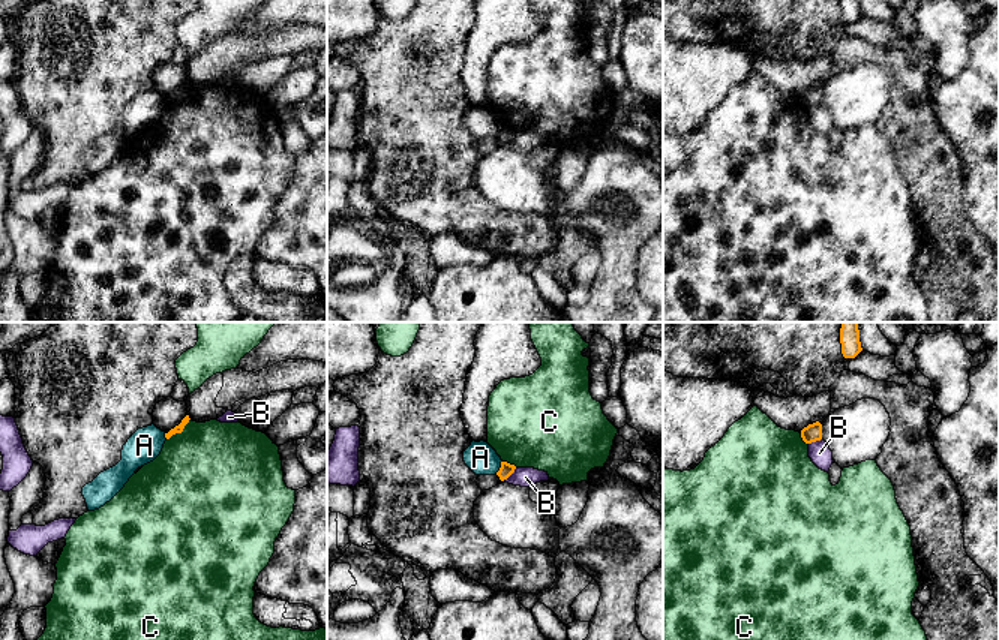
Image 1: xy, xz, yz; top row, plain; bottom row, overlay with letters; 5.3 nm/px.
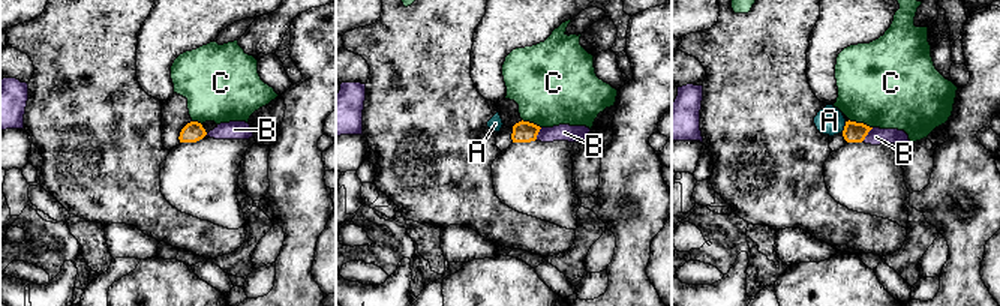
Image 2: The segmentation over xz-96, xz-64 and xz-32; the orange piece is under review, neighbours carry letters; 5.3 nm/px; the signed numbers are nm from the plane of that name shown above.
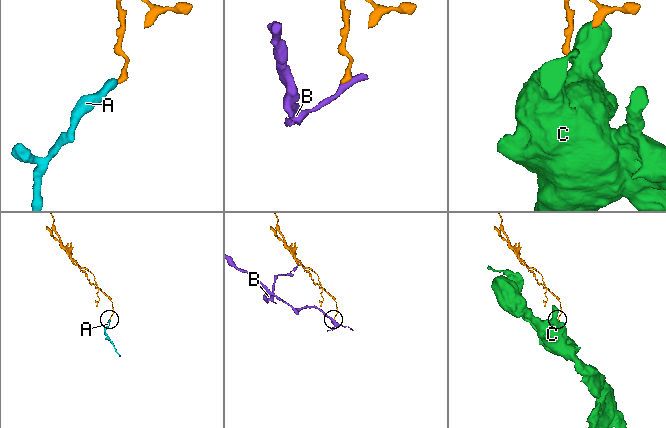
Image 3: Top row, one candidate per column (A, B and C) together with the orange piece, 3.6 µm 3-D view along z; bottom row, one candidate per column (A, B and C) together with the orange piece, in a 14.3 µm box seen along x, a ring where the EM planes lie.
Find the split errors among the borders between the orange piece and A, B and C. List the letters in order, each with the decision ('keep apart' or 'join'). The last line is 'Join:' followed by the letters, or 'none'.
A: keep apart
B: keep apart
C: keep apart
Join: none

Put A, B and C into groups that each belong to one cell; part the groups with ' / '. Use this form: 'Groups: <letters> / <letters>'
Groups: A / B / C

